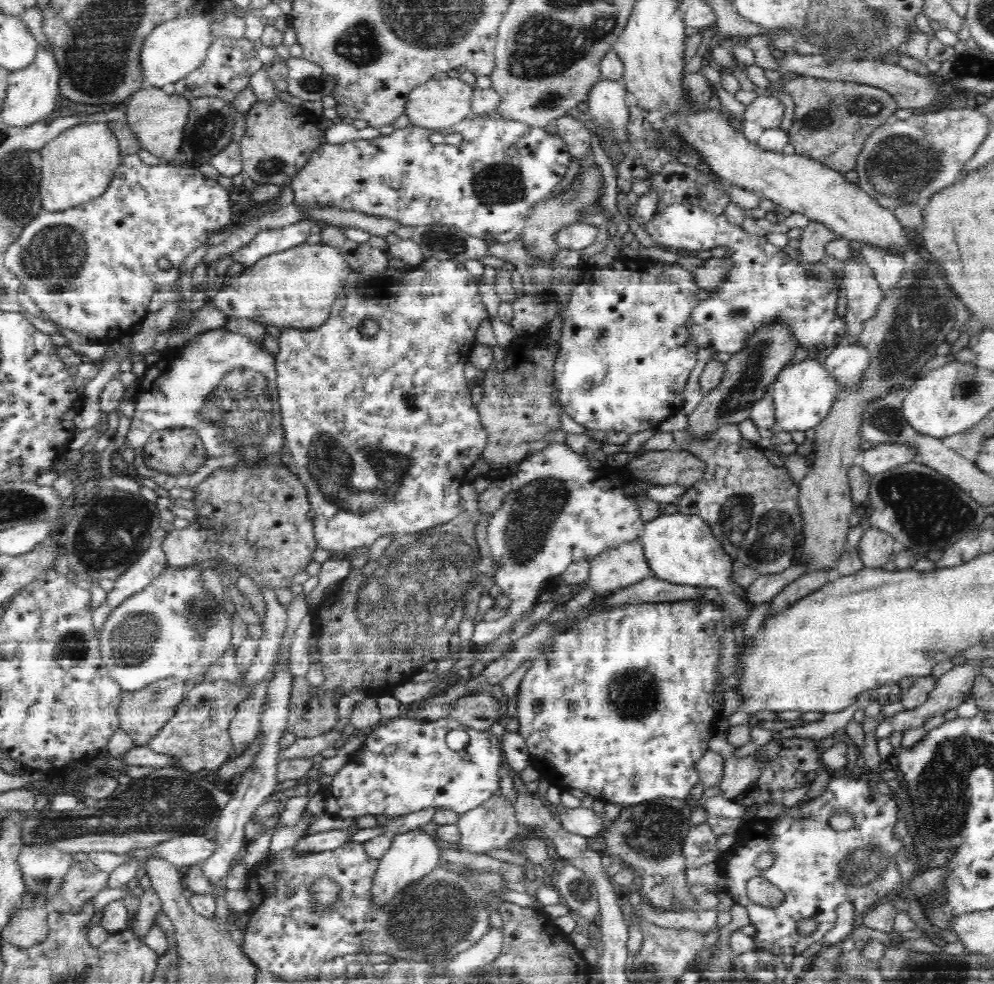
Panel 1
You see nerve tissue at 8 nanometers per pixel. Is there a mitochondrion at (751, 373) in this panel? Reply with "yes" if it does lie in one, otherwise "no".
yes

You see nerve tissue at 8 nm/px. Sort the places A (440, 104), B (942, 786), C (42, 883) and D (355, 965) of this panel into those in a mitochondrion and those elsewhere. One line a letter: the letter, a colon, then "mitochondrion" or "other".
A: other
B: mitochondrion
C: mitochondrion
D: other

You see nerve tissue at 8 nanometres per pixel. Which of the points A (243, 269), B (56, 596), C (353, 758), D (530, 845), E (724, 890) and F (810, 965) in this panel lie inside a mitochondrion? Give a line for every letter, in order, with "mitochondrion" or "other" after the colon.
A: other
B: other
C: other
D: other
E: other
F: other

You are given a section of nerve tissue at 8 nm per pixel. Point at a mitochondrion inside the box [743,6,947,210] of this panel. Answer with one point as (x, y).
(826, 111)

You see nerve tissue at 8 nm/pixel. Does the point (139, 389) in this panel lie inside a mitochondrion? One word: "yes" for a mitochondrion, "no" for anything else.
no

